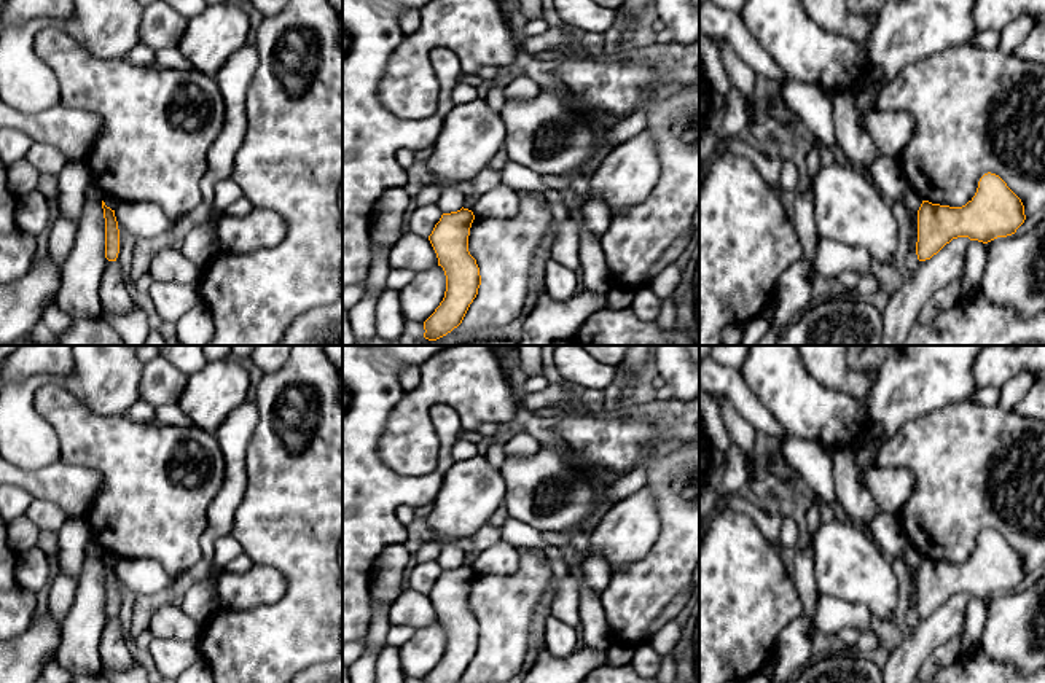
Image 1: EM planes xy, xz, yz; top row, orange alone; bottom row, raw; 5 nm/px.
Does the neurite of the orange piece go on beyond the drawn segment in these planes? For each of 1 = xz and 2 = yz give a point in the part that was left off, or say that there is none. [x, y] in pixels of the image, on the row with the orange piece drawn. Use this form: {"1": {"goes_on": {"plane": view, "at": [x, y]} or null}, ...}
{"1": {"goes_on": null}, "2": {"goes_on": null}}

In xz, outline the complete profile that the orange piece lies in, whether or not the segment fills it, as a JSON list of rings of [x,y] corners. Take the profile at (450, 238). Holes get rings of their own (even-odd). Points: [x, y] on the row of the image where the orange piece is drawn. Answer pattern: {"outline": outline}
{"outline": [[[468,209],[443,213],[429,240],[438,266],[446,275],[444,298],[424,322],[424,338],[436,341],[457,328],[481,285],[479,267],[468,252],[468,236],[475,215]]]}

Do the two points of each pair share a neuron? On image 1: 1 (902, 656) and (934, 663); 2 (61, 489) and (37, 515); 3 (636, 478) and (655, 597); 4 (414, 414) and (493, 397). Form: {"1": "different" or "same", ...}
{"1": "different", "2": "different", "3": "different", "4": "same"}

